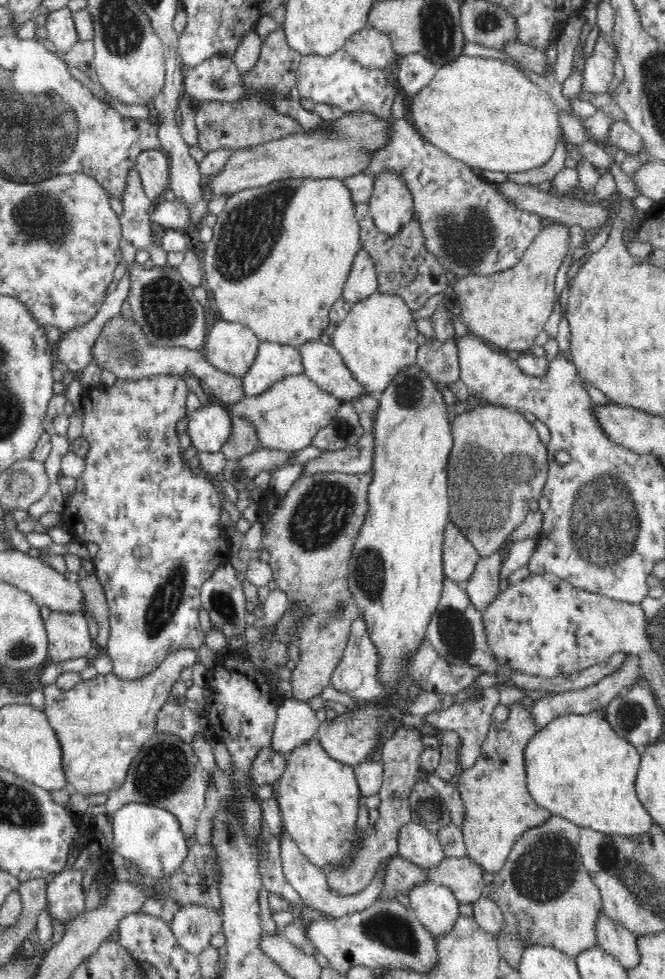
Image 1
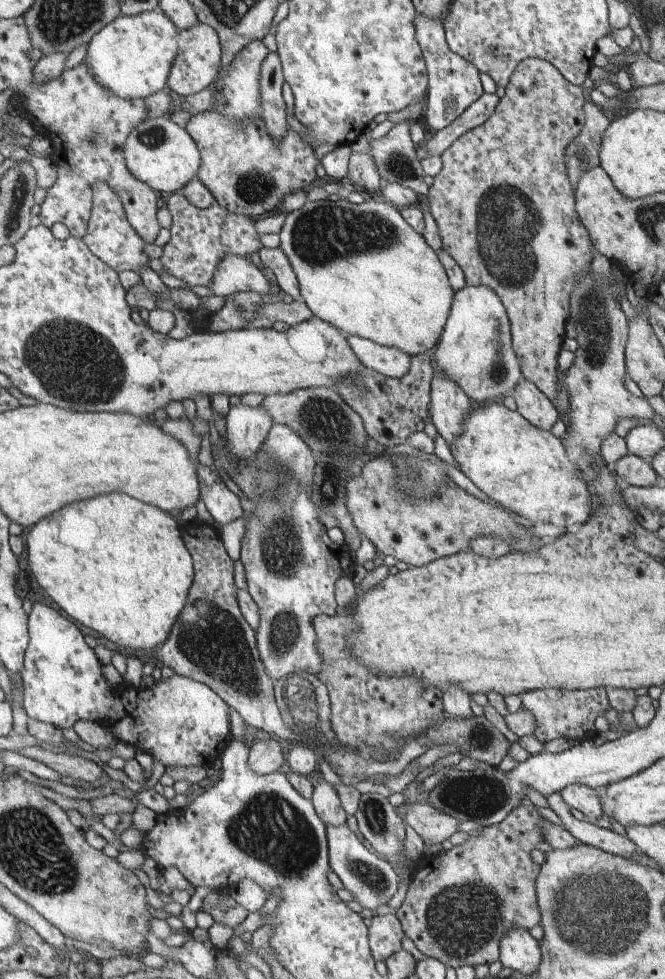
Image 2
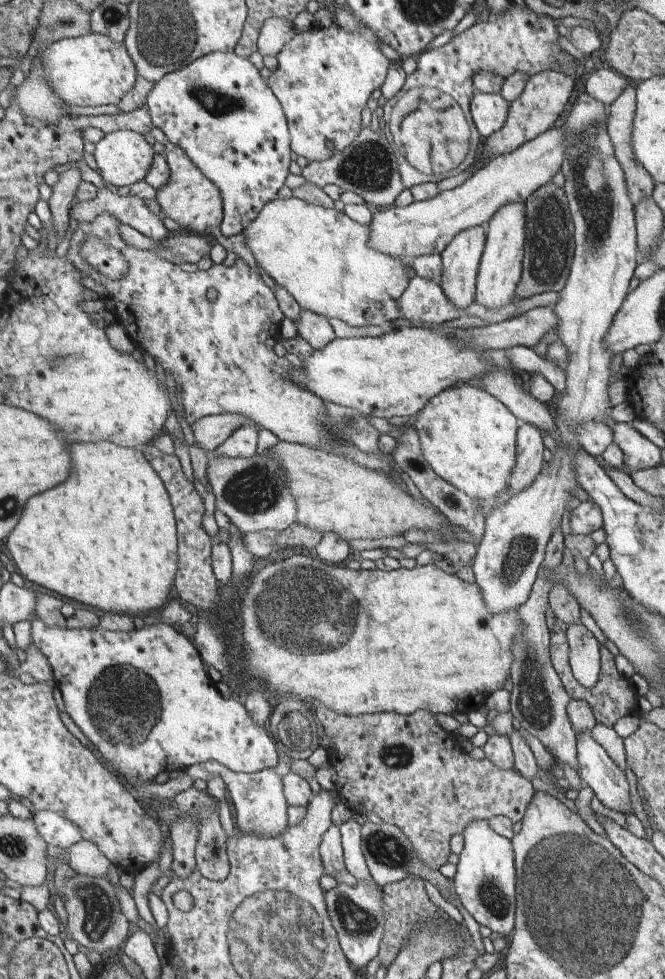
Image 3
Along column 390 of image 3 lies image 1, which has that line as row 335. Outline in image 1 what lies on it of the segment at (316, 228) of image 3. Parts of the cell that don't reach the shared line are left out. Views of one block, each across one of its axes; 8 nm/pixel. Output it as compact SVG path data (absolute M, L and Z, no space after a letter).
M336 177L330 178L287 178L276 182L271 182L266 186L259 186L253 189L244 189L231 195L225 202L223 211L217 214L216 224L212 227L214 236L210 242L206 243L202 256L202 270L205 273L204 279L208 288L212 290L218 314L222 320L242 323L252 329L252 332L258 337L260 342L280 343L294 348L299 348L307 340L318 340L322 336L324 329L328 329L329 313L332 304L343 297L343 288L353 263L355 262L357 252L361 250L359 240L360 227L356 222L354 215L355 204L352 202L350 189L344 185L342 179Z

